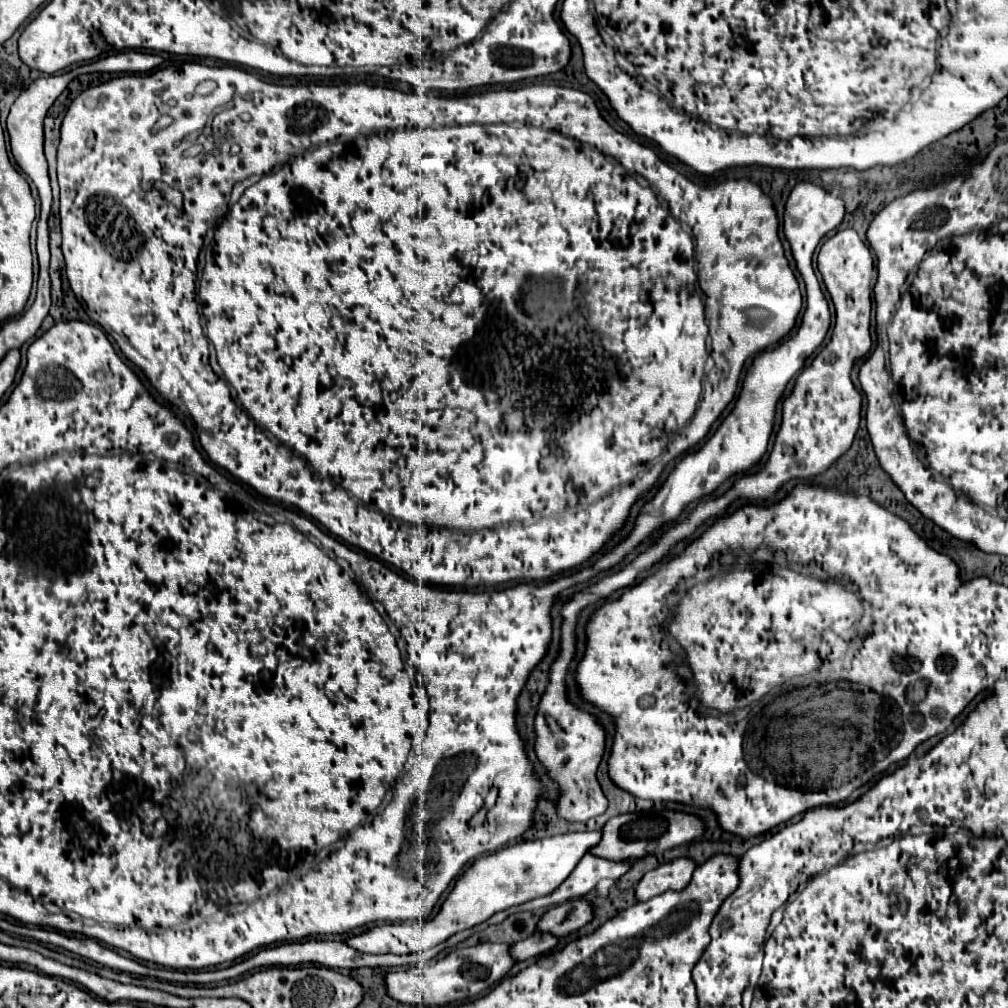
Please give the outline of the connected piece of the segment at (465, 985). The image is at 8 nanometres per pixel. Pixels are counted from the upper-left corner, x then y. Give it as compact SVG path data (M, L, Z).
M477 944L471 948L459 948L449 952L437 962L415 964L407 970L395 970L385 976L387 996L401 1004L417 1006L445 1006L461 1000L475 998L495 986L515 964L509 954L509 944Z

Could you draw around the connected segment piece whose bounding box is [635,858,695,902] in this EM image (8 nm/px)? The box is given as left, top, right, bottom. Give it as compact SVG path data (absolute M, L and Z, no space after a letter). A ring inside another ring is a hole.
M677 858L673 862L661 864L659 868L647 872L639 880L639 884L635 886L635 898L639 902L643 902L643 900L651 900L667 890L679 892L689 884L693 870L695 870L695 862L689 858Z

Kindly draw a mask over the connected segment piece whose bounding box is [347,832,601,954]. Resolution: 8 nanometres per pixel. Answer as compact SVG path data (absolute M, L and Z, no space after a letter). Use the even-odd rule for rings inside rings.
M569 832L569 834L541 838L533 842L521 842L521 844L503 848L495 854L475 858L473 864L455 880L453 890L449 892L439 914L433 920L373 926L365 930L363 934L351 936L347 944L365 954L425 952L445 942L453 934L485 922L499 910L547 896L573 872L573 866L577 866L583 854L591 846L595 846L599 840L601 840L601 832Z

